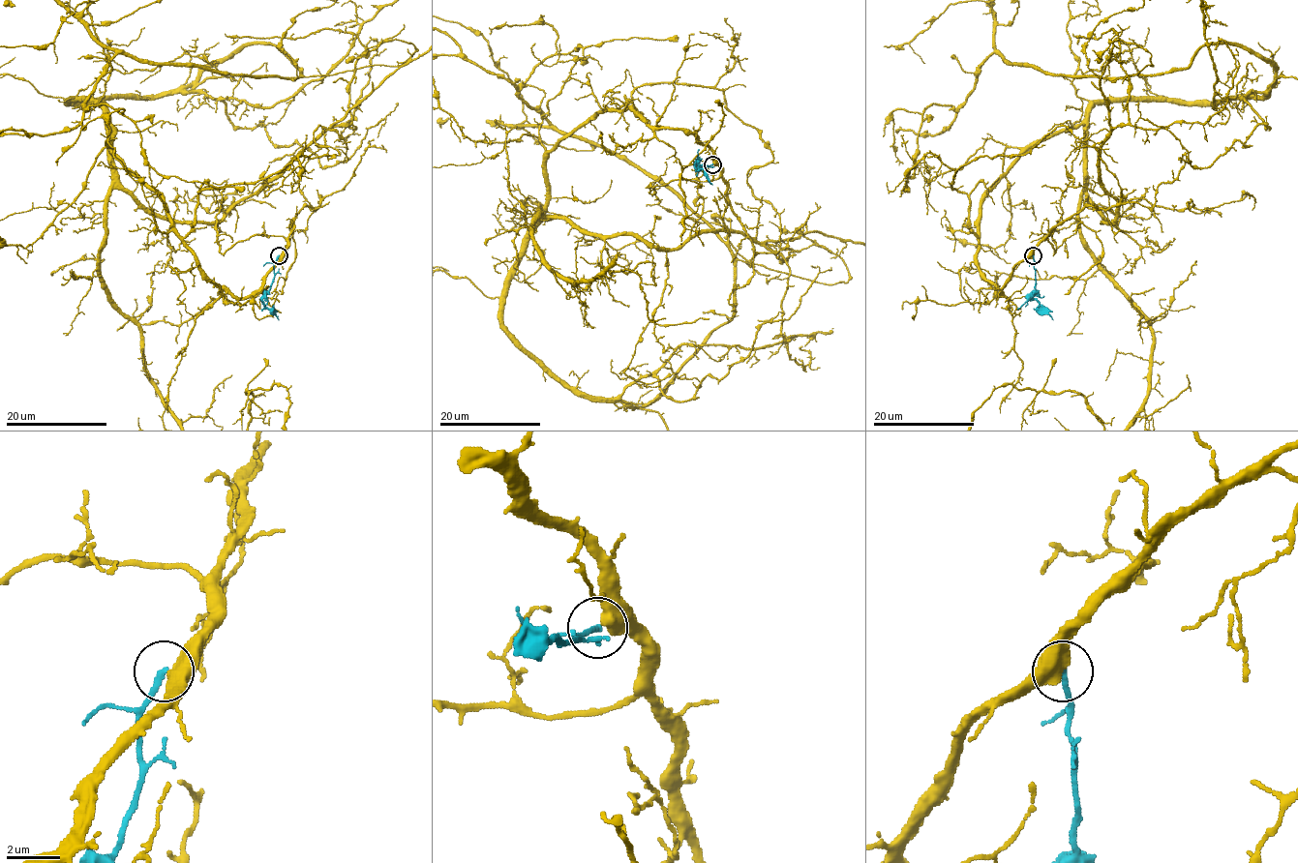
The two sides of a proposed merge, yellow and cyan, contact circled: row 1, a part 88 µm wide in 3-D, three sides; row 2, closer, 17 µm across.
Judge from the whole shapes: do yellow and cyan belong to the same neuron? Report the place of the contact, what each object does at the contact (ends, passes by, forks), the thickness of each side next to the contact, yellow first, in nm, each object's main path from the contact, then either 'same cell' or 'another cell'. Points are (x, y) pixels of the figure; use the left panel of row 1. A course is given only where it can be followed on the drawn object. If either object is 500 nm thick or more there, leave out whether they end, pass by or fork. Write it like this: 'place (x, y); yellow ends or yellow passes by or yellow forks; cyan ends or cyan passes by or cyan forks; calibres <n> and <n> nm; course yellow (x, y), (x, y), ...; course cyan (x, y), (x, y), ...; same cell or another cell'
place (279, 255); yellow passes by; cyan ends; calibres 480 and 240 nm; course cyan (279, 256), (274, 265), (270, 290), (261, 299), (279, 319); another cell

